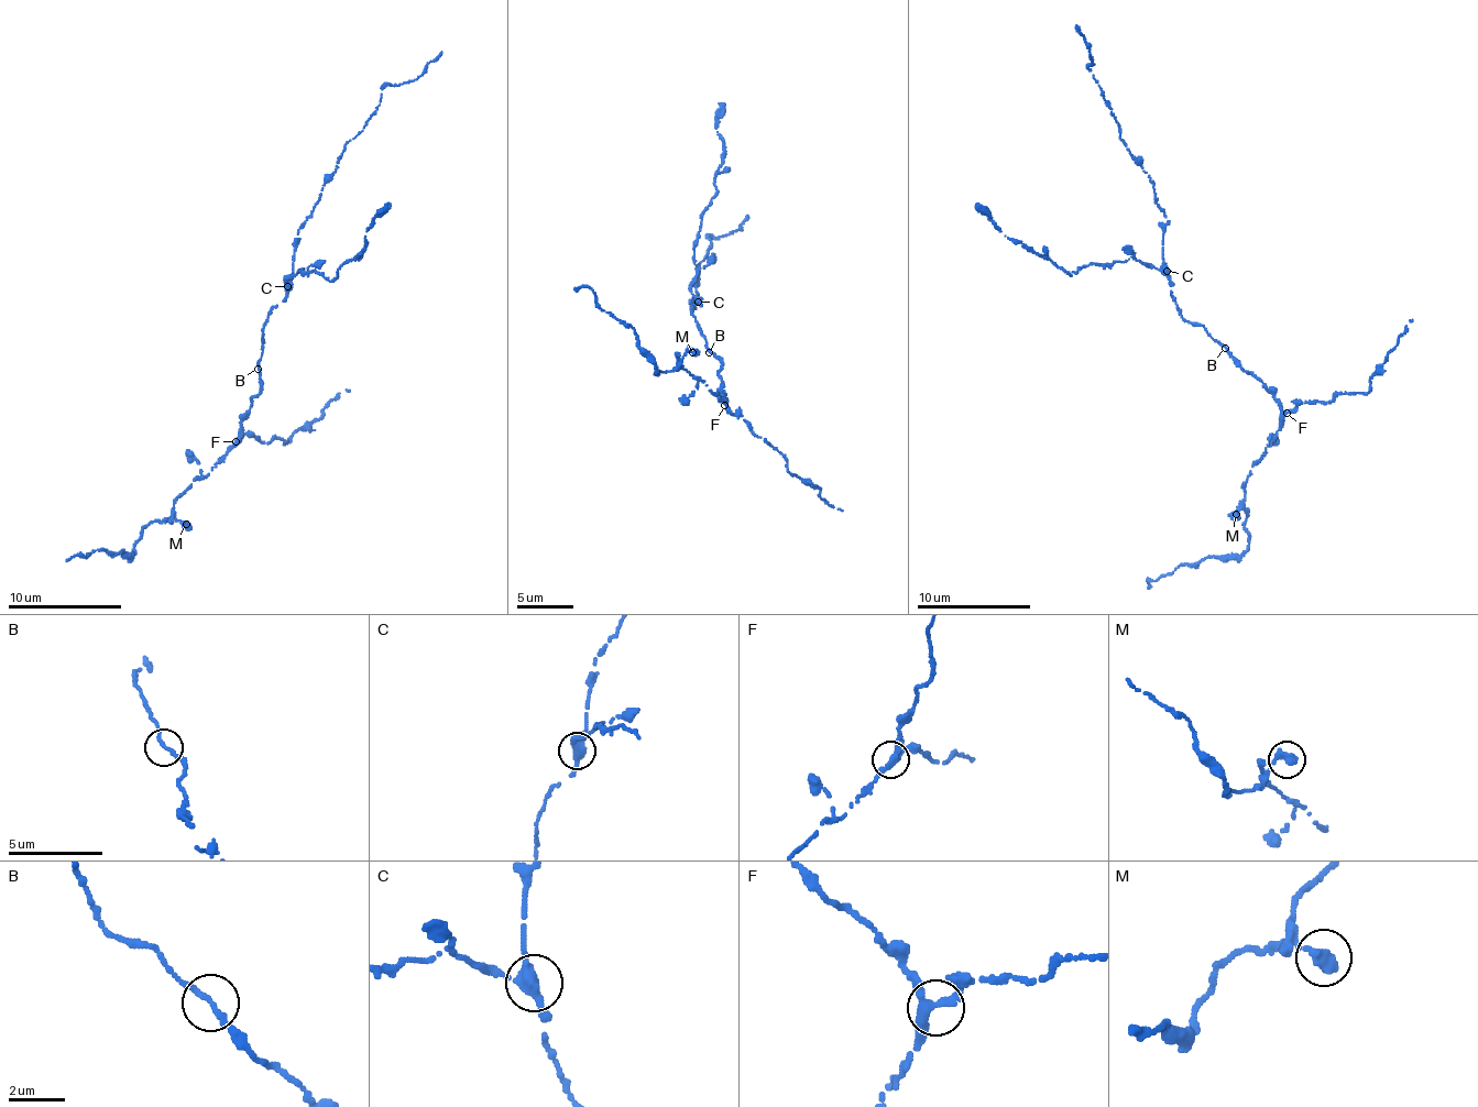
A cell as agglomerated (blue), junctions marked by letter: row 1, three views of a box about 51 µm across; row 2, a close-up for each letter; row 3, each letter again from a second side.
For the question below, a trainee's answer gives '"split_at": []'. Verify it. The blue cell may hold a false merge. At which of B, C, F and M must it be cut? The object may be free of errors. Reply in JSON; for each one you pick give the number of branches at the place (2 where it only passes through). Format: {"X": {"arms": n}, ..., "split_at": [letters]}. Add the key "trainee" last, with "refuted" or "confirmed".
{"split_at": [], "trainee": "confirmed"}

